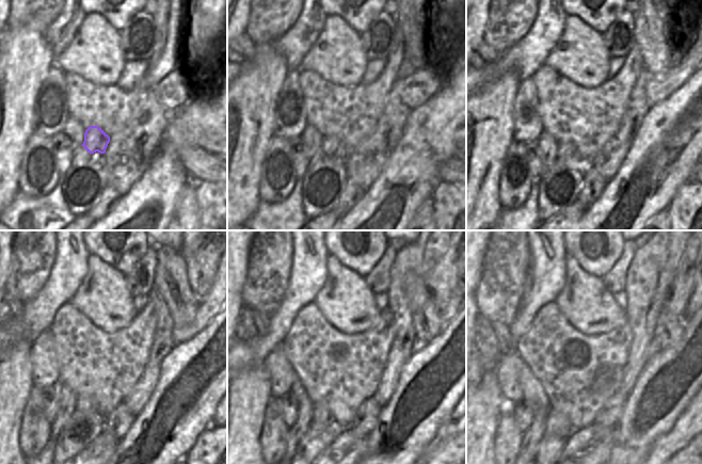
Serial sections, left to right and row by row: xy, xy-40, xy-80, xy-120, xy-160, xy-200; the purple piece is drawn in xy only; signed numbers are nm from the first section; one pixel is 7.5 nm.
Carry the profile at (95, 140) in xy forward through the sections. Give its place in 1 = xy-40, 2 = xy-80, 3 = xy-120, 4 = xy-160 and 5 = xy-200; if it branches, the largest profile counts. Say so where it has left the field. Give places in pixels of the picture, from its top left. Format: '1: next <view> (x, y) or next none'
1: next xy-40 (332, 145)
2: next xy-80 (568, 155)
3: next xy-120 (81, 403)
4: next xy-160 (320, 415)
5: next xy-200 (557, 425)

